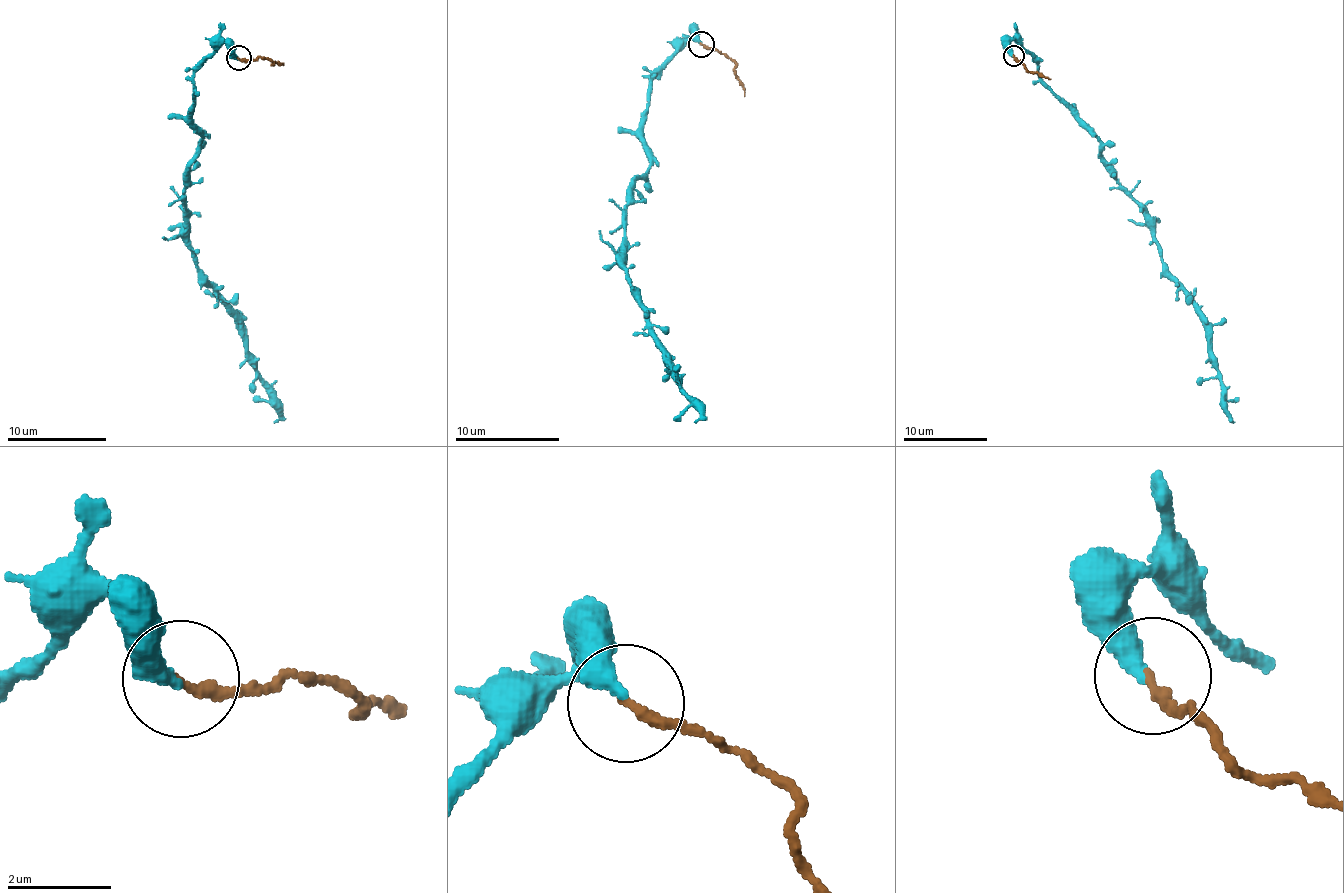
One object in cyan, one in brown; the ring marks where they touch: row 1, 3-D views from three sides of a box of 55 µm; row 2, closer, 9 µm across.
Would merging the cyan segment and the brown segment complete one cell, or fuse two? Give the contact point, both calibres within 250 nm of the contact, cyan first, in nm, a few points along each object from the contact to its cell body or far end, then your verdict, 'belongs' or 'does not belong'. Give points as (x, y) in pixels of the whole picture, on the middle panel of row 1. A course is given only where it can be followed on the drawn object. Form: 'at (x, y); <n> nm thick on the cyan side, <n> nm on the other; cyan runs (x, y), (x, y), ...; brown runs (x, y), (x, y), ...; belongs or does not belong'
at (701, 44); 360 nm thick on the cyan side, 220 nm on the other; cyan runs (702, 42), (690, 37), (651, 75), (641, 145), (648, 171), (626, 205), (622, 264), (701, 416), (695, 423); brown runs (702, 45), (728, 56), (745, 95); does not belong

